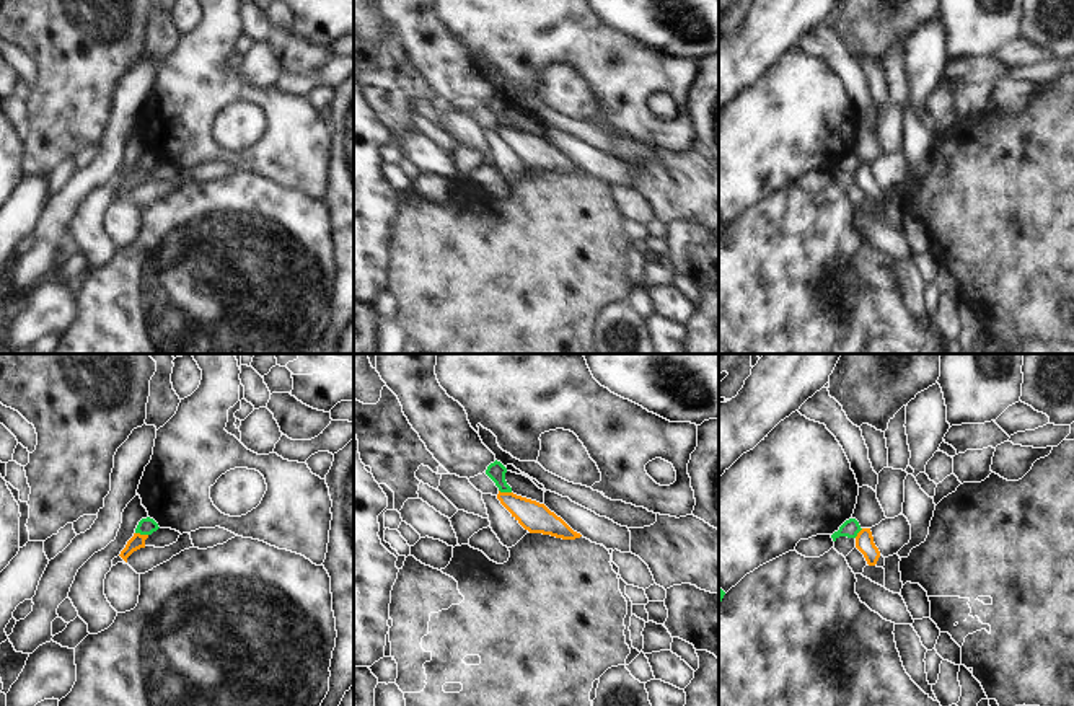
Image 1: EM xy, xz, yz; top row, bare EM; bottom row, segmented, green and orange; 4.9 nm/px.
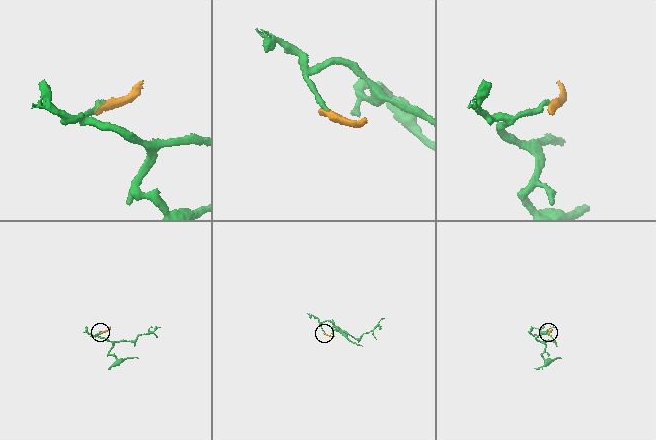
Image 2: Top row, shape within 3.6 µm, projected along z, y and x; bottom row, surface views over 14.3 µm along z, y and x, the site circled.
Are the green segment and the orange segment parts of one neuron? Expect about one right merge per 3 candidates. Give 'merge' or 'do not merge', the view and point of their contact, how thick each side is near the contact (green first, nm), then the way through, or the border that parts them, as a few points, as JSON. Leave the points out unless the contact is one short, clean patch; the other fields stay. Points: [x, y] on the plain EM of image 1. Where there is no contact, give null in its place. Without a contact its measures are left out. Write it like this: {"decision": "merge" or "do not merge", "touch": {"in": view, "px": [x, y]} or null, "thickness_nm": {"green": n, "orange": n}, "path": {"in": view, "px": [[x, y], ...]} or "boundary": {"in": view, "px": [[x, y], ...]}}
{"decision": "do not merge", "touch": {"in": "xy", "px": [142, 168]}, "thickness_nm": {"green": 80, "orange": 70}, "boundary": {"in": "xy", "px": [[136, 167], [147, 170]]}}

